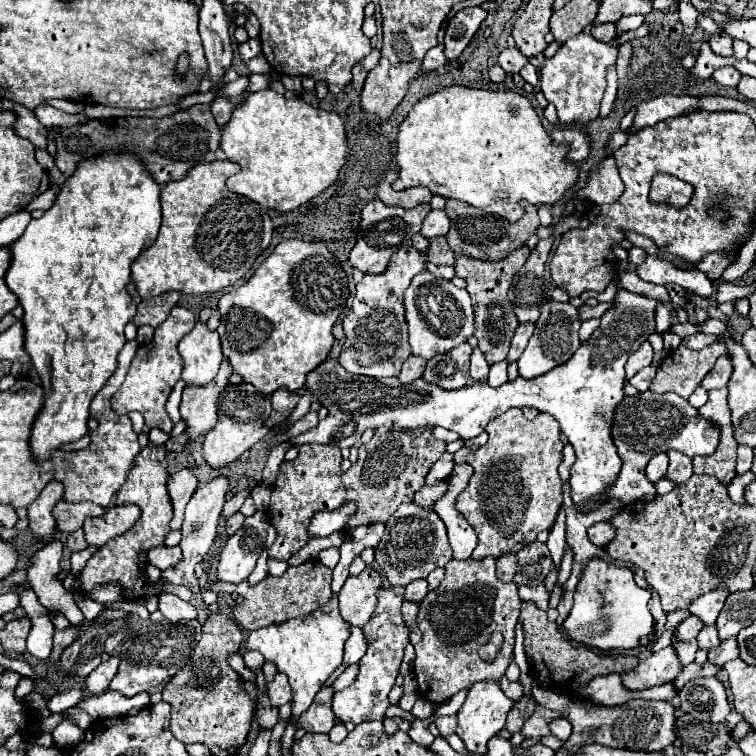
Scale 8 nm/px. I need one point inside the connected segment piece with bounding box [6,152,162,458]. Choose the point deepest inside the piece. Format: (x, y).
(70, 268)

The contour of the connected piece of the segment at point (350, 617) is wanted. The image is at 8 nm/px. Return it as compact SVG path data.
M370 566L358 576L350 576L342 586L338 600L340 600L340 614L350 626L364 626L368 624L374 608L376 608L376 592L382 588L382 574Z

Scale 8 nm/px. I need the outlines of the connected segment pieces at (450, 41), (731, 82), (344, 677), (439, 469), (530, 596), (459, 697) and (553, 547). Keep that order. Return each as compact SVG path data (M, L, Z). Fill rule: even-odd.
M476 6L476 8L466 8L460 10L446 28L446 36L444 36L444 52L448 60L454 60L462 54L462 50L470 44L472 36L476 34L476 30L480 28L480 24L486 18L486 10Z
M725 66L716 70L712 78L722 84L722 86L738 86L741 74L738 74L737 70L734 70L731 66ZM736 76L736 78L734 78Z
M352 664L344 670L344 672L335 680L332 684L332 689L334 692L343 690L344 688L350 686L352 682L356 679L358 674L358 664Z
M444 452L444 454L442 454L442 458L440 458L440 460L432 466L432 470L428 472L428 476L426 476L426 484L428 484L428 486L434 486L436 482L446 480L446 478L448 478L448 474L452 472L452 468L454 468L452 454L450 454L450 452Z
M546 586L537 587L519 587L519 596L524 602L534 602L540 610L548 610L548 602L550 602L550 590L546 590Z
M466 692L456 694L456 696L454 696L454 698L450 698L446 704L440 704L440 706L436 708L436 712L438 712L440 716L446 716L446 714L456 714L456 712L462 708L464 700L466 700Z
M564 512L558 514L558 520L554 524L554 528L550 530L550 536L548 536L548 548L550 548L550 554L552 554L552 560L554 560L554 566L556 570L560 568L560 560L564 556L564 550L566 550L566 540L564 540Z

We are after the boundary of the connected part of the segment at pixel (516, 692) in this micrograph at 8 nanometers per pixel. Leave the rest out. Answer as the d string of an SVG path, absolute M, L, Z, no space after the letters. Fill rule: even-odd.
M503 675L499 680L499 686L504 694L515 702L523 696L523 686L520 681L511 682Z

